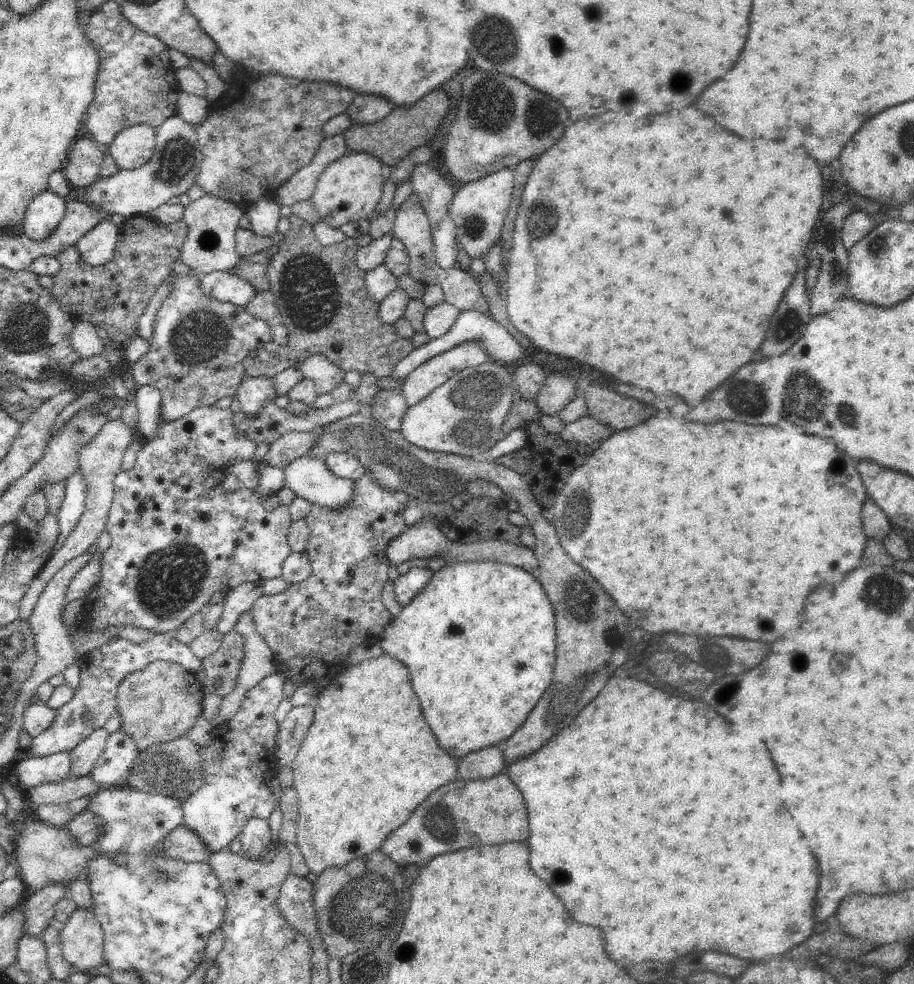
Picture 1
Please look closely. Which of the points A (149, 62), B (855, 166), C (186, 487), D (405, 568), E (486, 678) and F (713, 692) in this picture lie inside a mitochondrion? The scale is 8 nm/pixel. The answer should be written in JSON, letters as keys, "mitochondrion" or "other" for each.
{"A":"other","B":"other","C":"other","D":"other","E":"other","F":"mitochondrion"}

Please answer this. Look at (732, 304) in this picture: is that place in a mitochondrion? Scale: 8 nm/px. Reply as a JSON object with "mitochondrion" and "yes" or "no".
{"mitochondrion":"no"}

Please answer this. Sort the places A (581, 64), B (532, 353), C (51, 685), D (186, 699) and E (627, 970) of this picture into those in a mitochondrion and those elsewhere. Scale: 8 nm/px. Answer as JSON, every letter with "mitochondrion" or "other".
{"A":"other","B":"other","C":"other","D":"other","E":"other"}

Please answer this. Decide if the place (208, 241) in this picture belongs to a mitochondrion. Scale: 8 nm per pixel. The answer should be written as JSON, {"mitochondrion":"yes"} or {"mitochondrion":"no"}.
{"mitochondrion":"no"}

